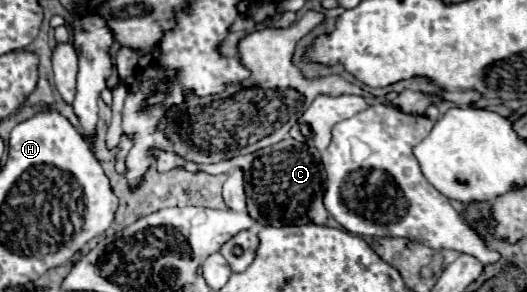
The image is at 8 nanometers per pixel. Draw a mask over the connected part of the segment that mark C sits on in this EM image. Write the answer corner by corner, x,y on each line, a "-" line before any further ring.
284,138
282,142
262,148
248,156
238,156
234,160
224,160
212,166
200,166
194,162
186,162
178,158
174,152
168,150
152,150
152,158
156,158
156,170
166,172
174,166
182,166
186,170
206,170
214,172
214,168
222,166
240,166
244,170
244,188
246,188
246,204
248,214
260,226
304,226
304,224
318,224
324,226
328,212
322,204
324,196
324,166
320,162
320,152
316,148
304,146
294,138

